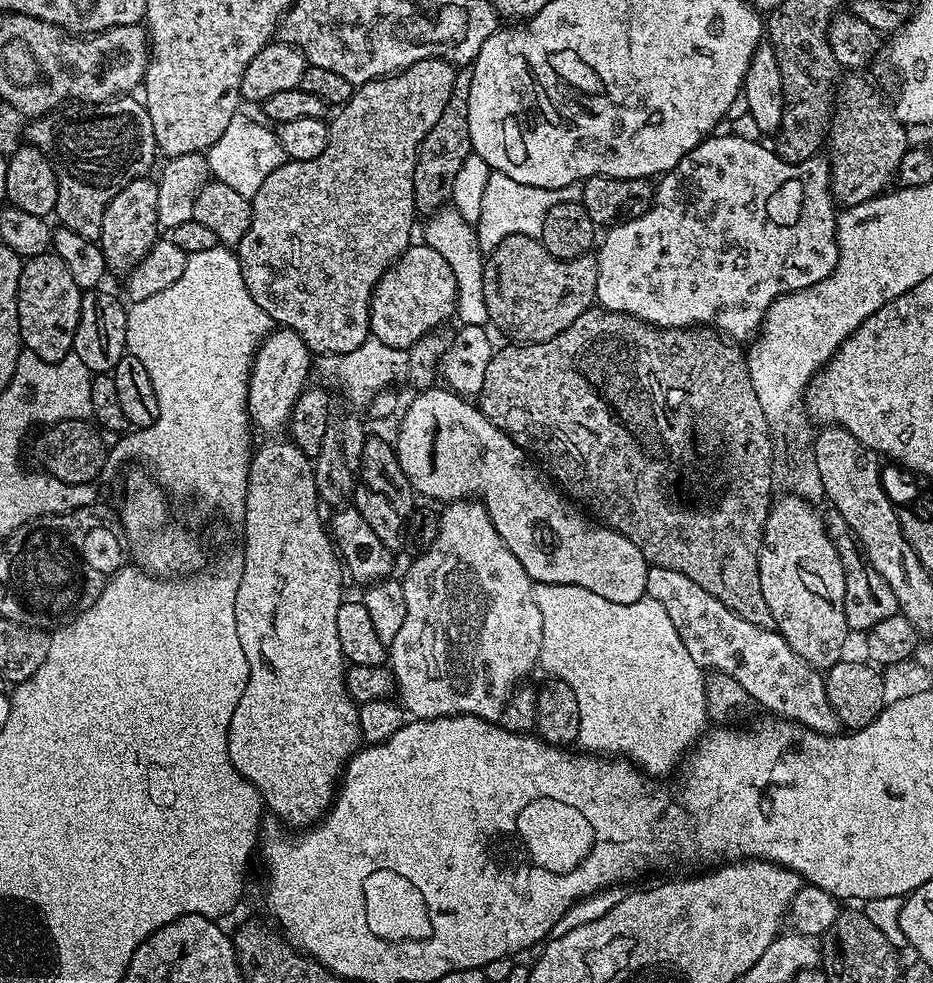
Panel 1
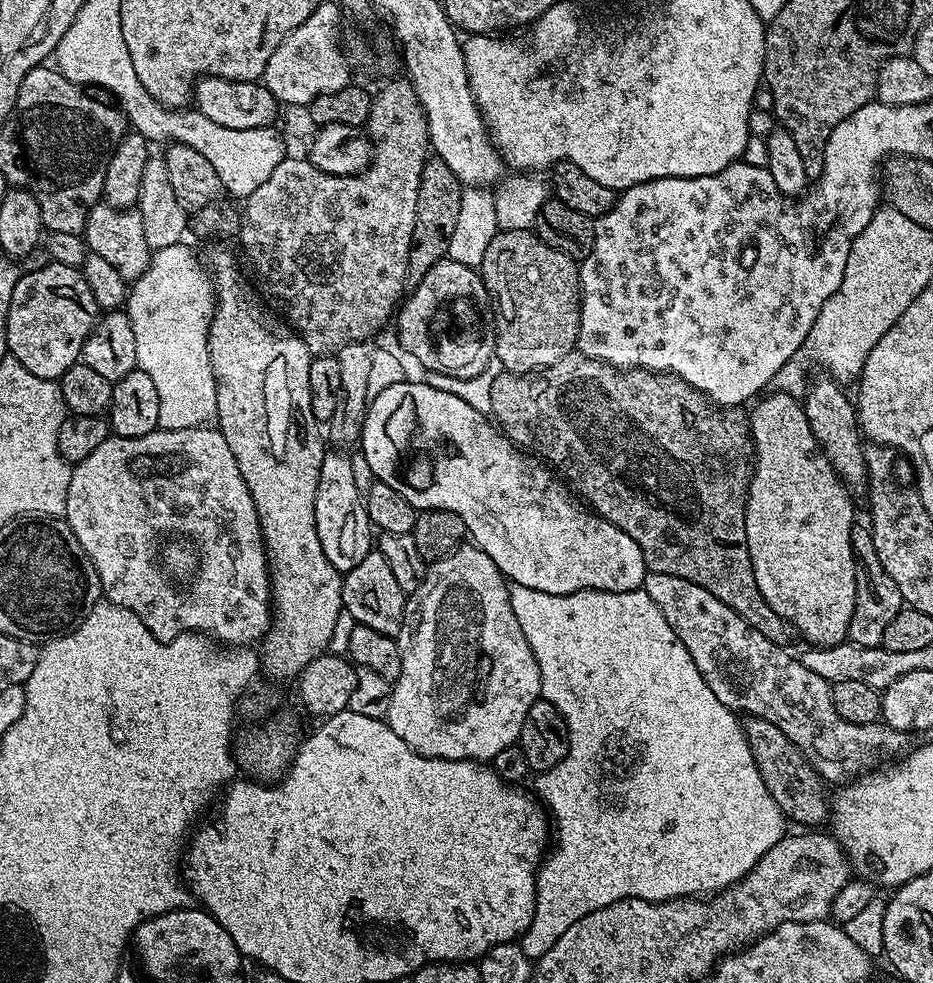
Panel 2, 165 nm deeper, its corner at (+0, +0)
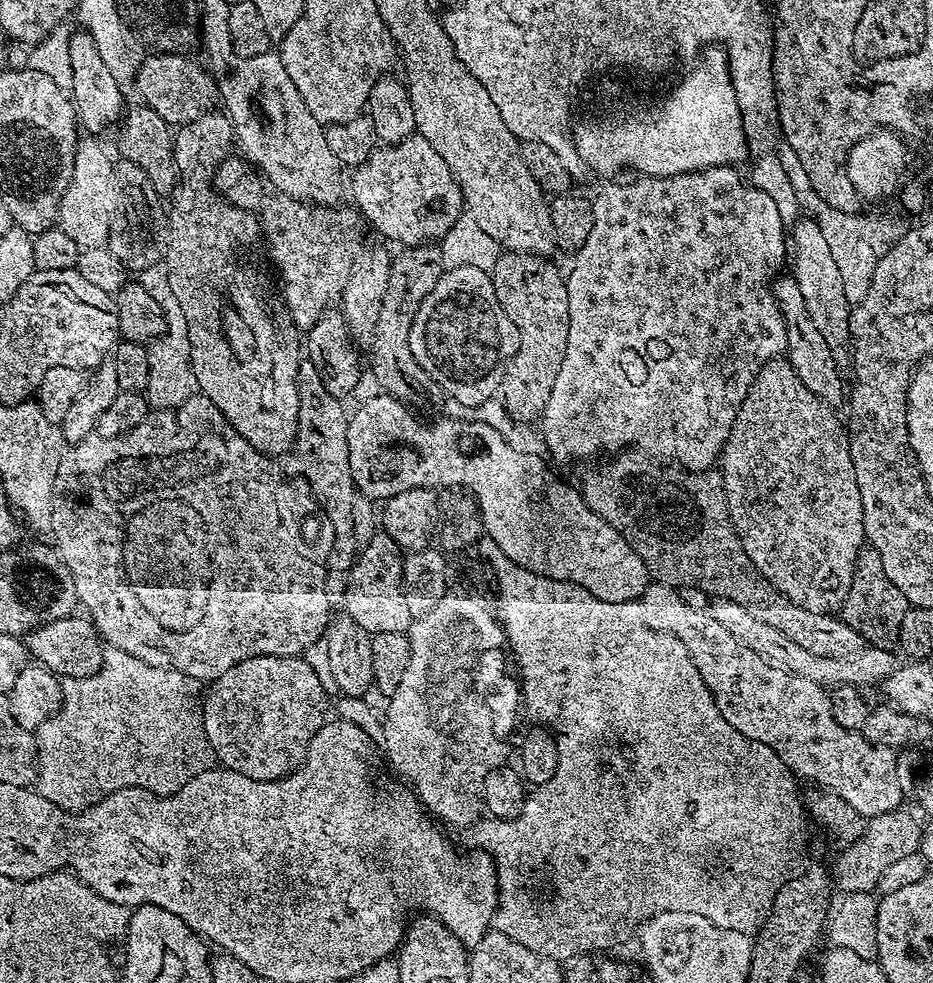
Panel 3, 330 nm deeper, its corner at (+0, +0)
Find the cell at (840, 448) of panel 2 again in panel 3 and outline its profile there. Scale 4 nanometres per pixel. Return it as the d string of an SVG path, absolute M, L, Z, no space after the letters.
M784 274L771 285L771 289L786 326L788 365L794 370L794 374L798 374L798 378L802 378L802 386L806 386L806 390L810 390L814 398L829 406L843 405L846 400L846 380L845 377L844 380L840 377L841 365L834 358L830 346L826 346L826 338L818 334L818 326L814 326L814 318L810 318L810 310L806 310L802 290L798 290L798 282L790 274Z

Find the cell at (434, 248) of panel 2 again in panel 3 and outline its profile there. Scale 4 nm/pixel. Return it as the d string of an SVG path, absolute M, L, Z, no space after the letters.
M432 242L405 247L404 252L392 256L392 266L387 276L385 297L382 298L381 313L375 326L370 355L371 372L375 374L381 391L387 395L414 404L430 389L431 380L410 351L409 332L413 328L413 319L427 294L434 290L441 275L446 271L442 262L442 250Z

